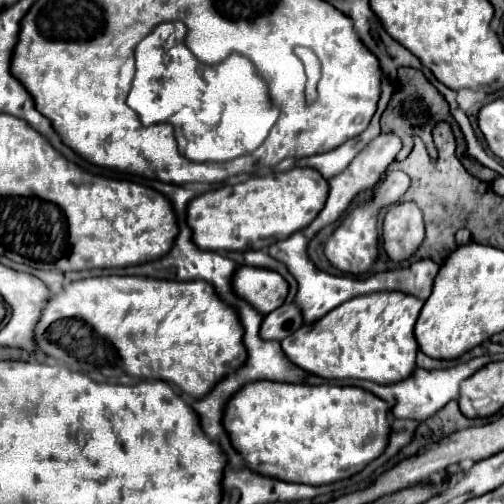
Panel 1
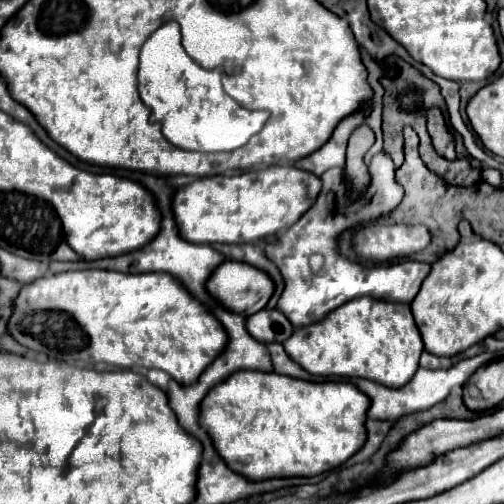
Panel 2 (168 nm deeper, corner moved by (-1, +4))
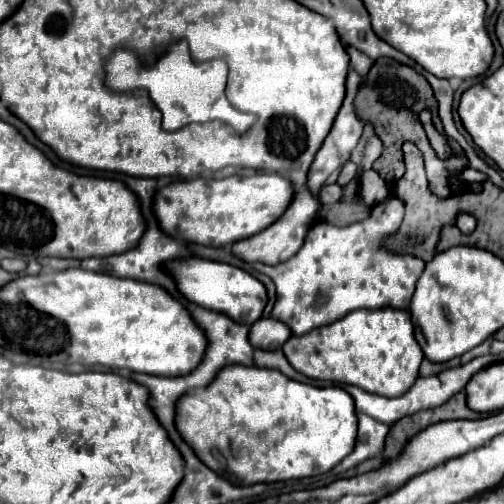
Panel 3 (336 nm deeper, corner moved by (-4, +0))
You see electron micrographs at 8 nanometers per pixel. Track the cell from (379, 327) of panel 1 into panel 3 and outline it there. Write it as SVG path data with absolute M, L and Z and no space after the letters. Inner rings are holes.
M356 309L330 325L312 329L306 335L292 335L292 339L284 343L282 351L288 357L290 365L310 379L352 383L356 387L362 387L364 391L382 397L404 395L416 381L418 367L424 359L422 347L414 339L414 325L410 319L410 311L402 311L402 309Z

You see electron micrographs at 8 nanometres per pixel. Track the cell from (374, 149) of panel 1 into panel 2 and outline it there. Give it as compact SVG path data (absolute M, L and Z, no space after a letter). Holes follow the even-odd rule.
M379 153L369 165L371 173L371 185L359 197L357 201L349 199L347 183L343 179L343 169L329 169L325 175L321 175L323 189L313 207L301 215L289 231L283 231L277 235L275 241L267 241L265 245L265 257L273 261L285 281L285 291L277 301L277 309L285 311L289 315L289 321L295 327L305 327L311 323L321 321L329 311L341 307L343 303L357 299L357 297L375 297L379 301L401 301L401 303L411 303L413 295L417 295L423 279L427 277L431 265L421 263L421 261L401 261L393 265L361 265L355 261L349 261L347 257L339 255L339 245L337 237L355 225L367 223L371 219L389 215L403 199L403 187L395 183L395 167L389 155ZM311 255L321 255L323 257L323 267L313 273L309 267L309 257Z

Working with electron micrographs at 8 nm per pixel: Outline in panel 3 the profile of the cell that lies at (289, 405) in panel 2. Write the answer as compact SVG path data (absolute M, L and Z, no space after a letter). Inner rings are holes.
M224 367L224 371L220 371L220 375L216 375L216 379L208 387L196 389L196 391L192 391L192 395L184 395L184 399L180 399L180 415L176 415L176 425L178 425L178 431L184 435L186 443L192 443L192 449L196 451L196 455L200 455L200 459L204 459L204 465L208 465L212 471L216 471L218 475L226 477L232 483L242 481L240 485L254 485L254 483L274 483L274 481L286 481L286 479L304 479L304 477L314 477L314 475L330 471L344 457L348 457L352 453L352 449L356 445L358 417L356 417L352 397L340 387L314 387L314 385L298 383L298 381L288 379L286 375L282 375L276 369Z

